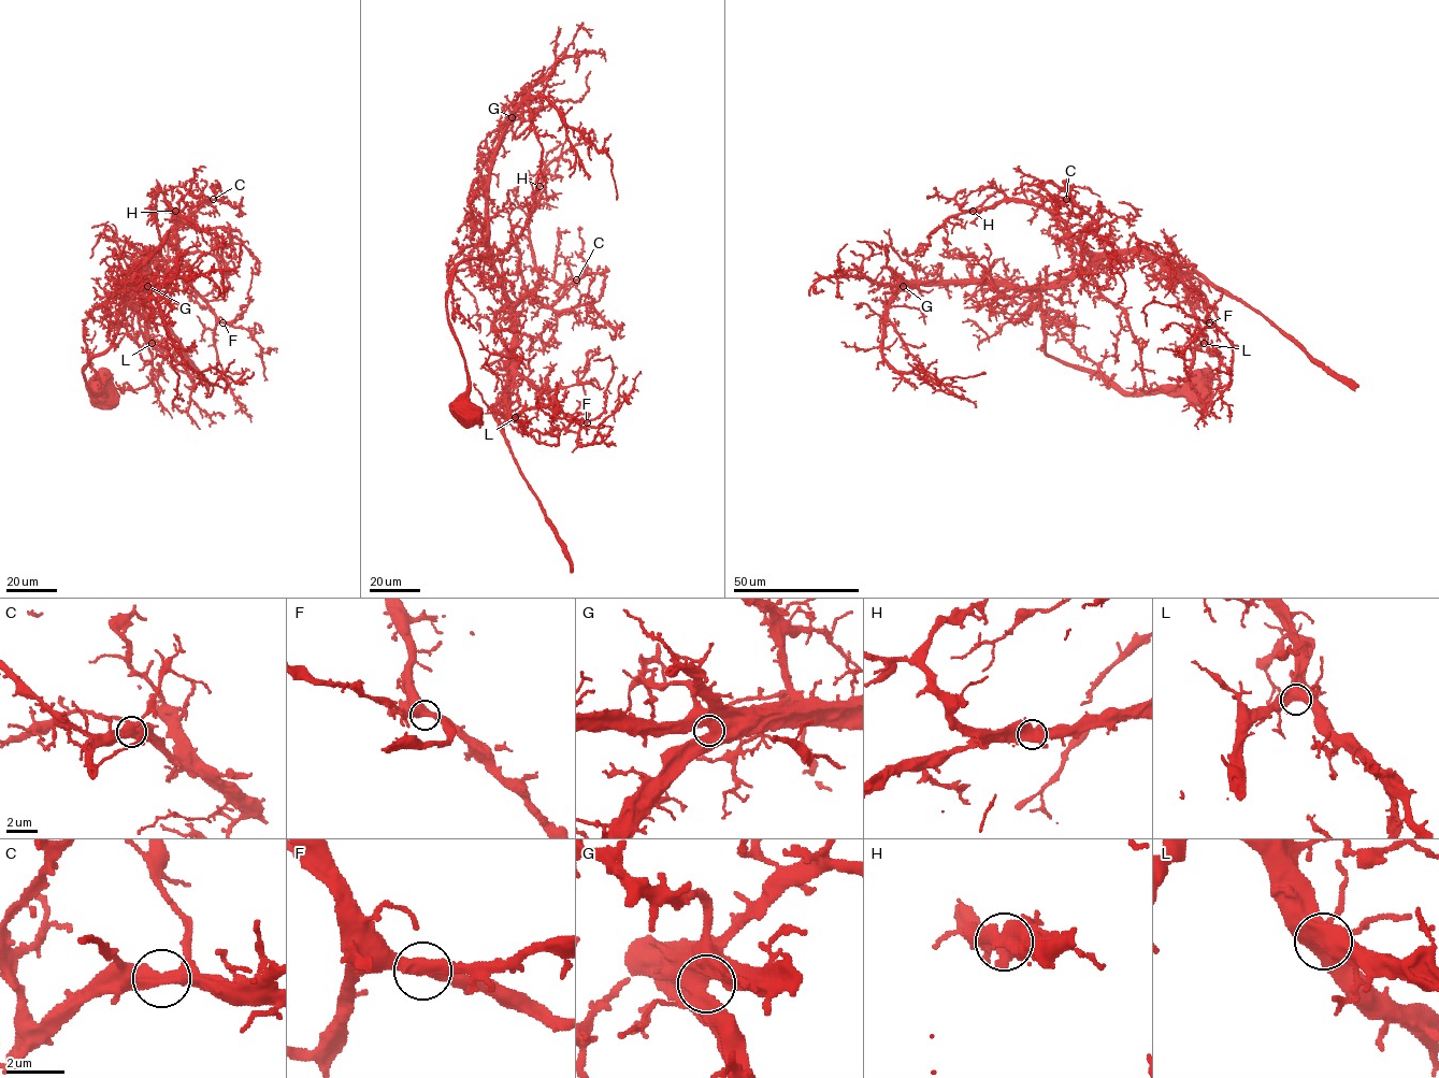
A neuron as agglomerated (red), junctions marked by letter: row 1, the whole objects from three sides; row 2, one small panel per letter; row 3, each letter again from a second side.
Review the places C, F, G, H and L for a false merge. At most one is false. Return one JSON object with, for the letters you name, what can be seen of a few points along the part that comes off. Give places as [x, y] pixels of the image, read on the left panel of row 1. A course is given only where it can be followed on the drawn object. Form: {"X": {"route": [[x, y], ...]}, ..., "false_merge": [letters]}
{"false_merge": []}

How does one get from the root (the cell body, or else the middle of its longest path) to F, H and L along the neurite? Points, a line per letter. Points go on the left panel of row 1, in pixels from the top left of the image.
F: (101, 392), (87, 386), (83, 372), (112, 343), (127, 292), (149, 252), (222, 322)
H: (101, 392), (87, 386), (83, 372), (112, 343), (127, 292), (173, 232), (174, 217), (164, 201), (175, 211)
L: (101, 392), (87, 386), (83, 372), (112, 343), (127, 292), (149, 252), (142, 303), (152, 343)

